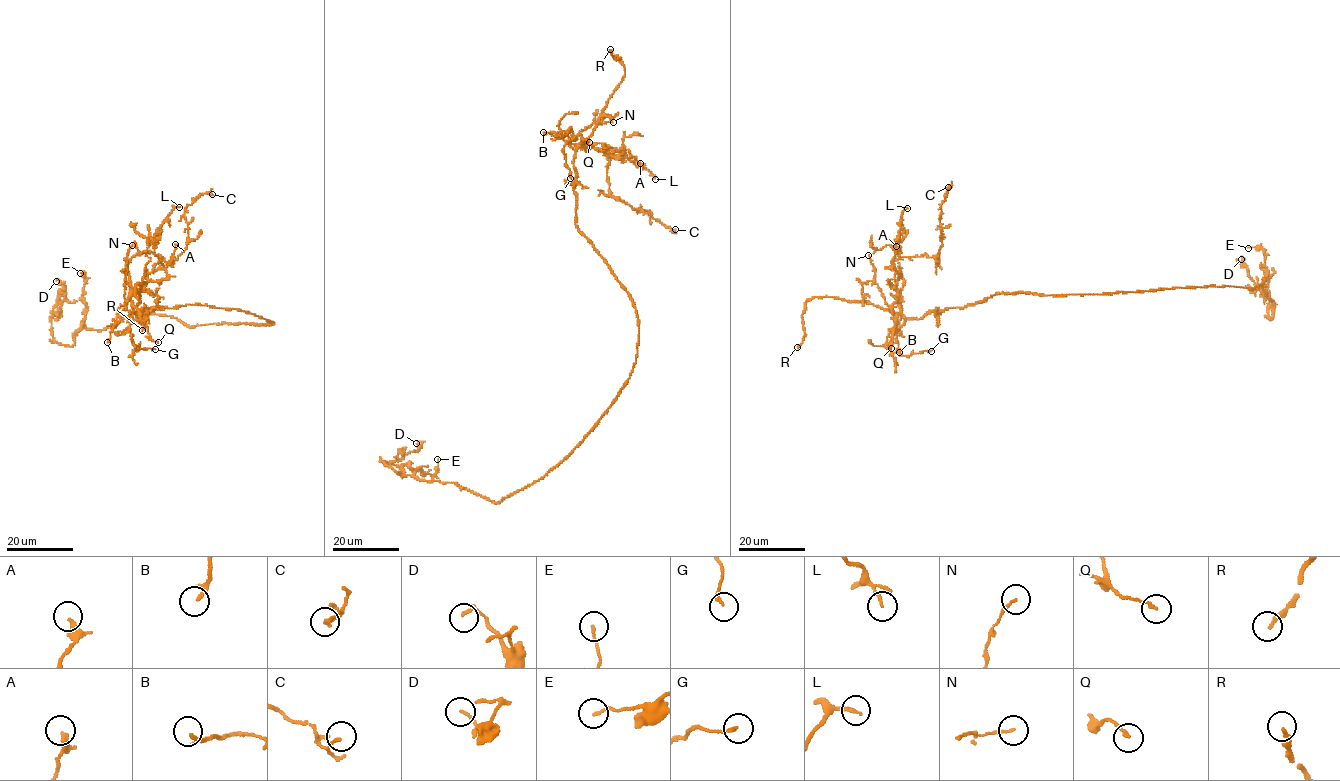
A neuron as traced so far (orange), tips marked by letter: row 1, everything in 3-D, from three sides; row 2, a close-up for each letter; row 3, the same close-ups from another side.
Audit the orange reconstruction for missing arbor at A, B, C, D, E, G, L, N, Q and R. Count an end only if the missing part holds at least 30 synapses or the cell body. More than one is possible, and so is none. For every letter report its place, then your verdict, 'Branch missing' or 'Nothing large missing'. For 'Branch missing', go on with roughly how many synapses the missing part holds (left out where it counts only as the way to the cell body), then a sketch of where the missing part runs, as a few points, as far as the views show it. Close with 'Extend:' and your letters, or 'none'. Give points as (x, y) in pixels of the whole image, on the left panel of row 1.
A: Place: (175, 244). Nothing large missing
B: Place: (107, 342). Nothing large missing
C: Place: (212, 194). Nothing large missing
D: Place: (56, 281). Nothing large missing
E: Place: (80, 273). Nothing large missing
G: Place: (155, 349). Nothing large missing
L: Place: (179, 207). Nothing large missing
N: Place: (132, 245). Nothing large missing
Q: Place: (158, 342). Nothing large missing
R: Place: (142, 330). Branch missing. Course of what is missing: (142, 330), (138, 338), (142, 345), (139, 351), (108, 331), (93, 329), (75, 319), (54, 317)
Extend: R

